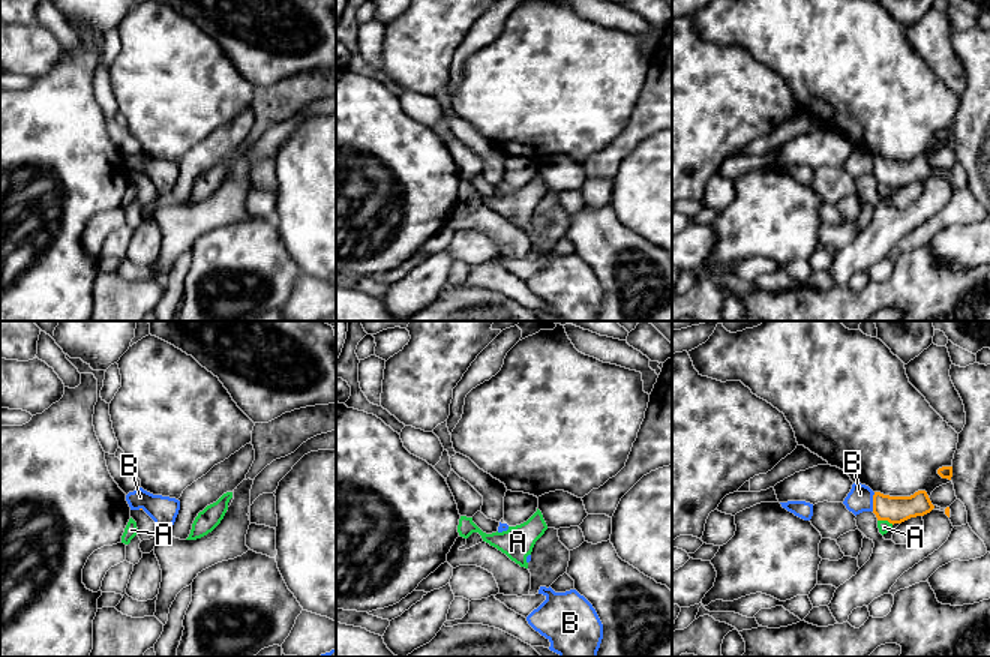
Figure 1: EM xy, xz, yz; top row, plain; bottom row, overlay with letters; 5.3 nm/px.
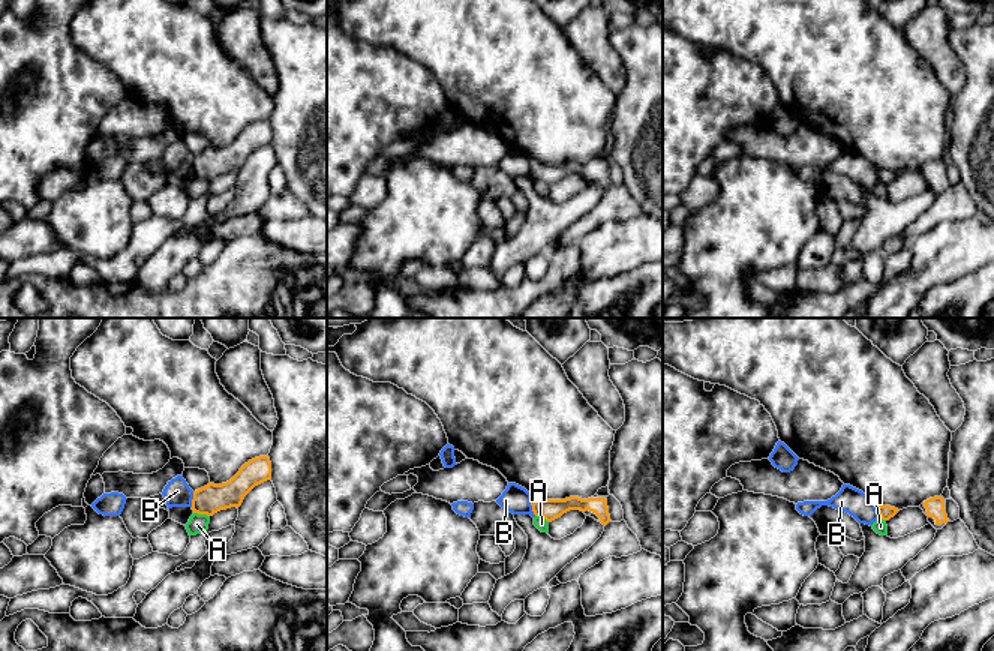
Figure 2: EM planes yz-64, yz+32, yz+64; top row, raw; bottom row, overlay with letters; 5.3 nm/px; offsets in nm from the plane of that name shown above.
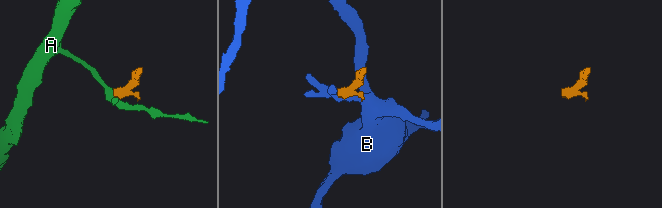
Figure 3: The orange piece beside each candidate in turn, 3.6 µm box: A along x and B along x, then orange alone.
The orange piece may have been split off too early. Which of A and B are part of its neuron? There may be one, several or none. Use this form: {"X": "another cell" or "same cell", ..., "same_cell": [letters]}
{"A": "same cell", "B": "another cell", "same_cell": ["A"]}

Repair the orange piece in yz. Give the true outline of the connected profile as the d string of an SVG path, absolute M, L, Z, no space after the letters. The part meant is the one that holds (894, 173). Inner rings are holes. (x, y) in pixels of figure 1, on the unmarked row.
M918 154L910 160L890 160L880 156L873 159L873 177L878 182L879 196L886 198L894 188L902 188L910 182L924 180L934 172L926 154Z

